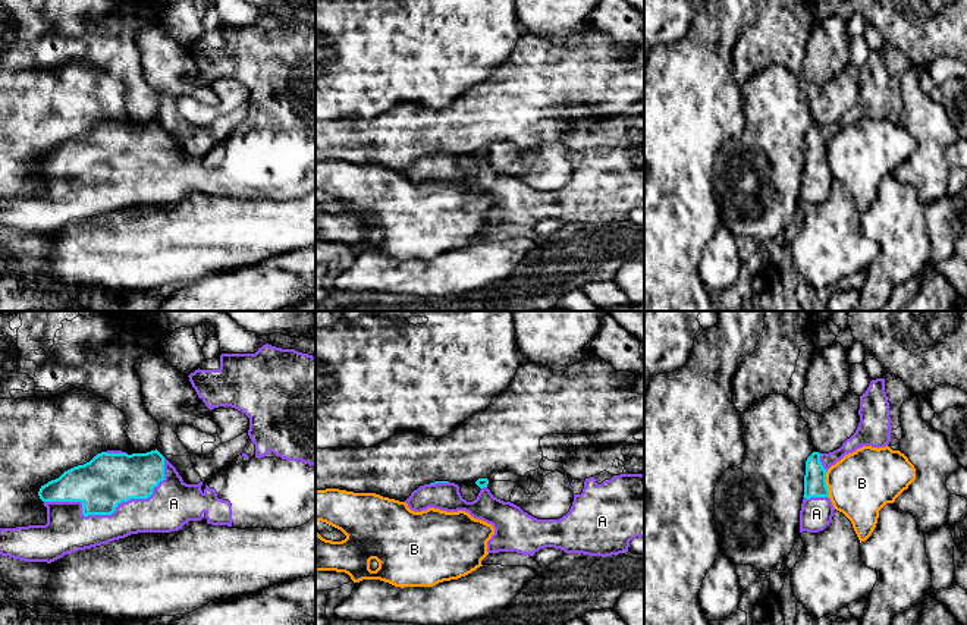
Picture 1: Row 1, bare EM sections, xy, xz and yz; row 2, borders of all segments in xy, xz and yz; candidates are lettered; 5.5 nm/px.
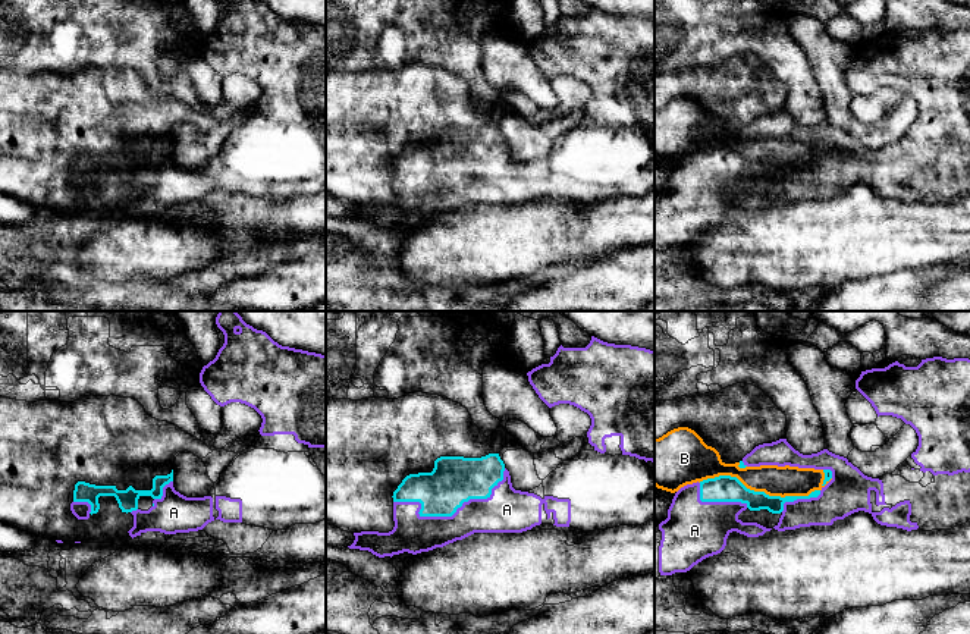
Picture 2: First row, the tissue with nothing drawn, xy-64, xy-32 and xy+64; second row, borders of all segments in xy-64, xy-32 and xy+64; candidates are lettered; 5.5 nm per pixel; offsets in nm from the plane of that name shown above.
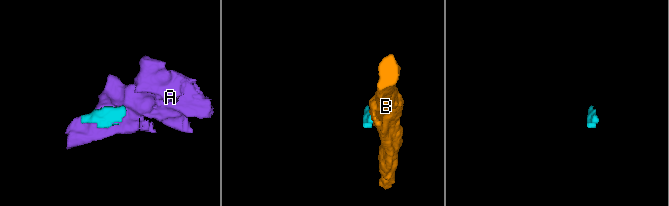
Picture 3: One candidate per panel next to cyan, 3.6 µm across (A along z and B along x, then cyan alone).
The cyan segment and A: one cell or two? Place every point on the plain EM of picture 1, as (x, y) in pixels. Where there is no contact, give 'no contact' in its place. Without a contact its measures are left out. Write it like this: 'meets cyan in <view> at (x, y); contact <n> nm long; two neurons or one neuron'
meets cyan in xy at (112, 184); contact 700 nm long; one neuron

